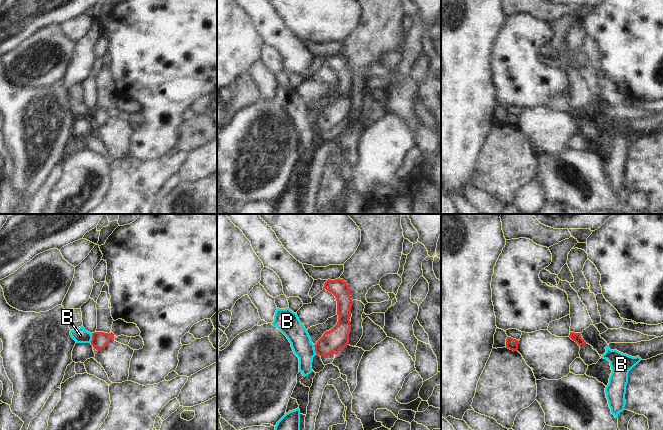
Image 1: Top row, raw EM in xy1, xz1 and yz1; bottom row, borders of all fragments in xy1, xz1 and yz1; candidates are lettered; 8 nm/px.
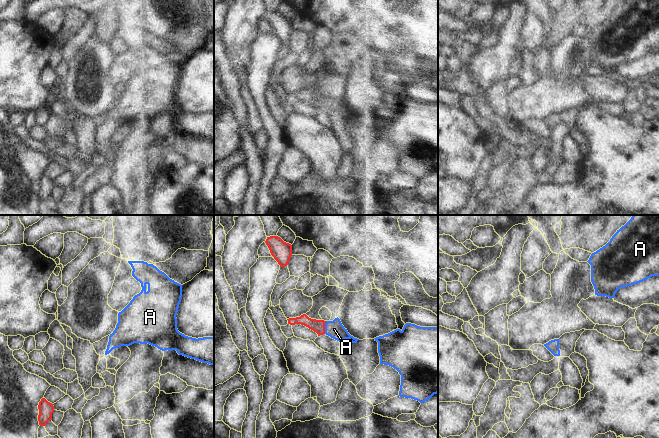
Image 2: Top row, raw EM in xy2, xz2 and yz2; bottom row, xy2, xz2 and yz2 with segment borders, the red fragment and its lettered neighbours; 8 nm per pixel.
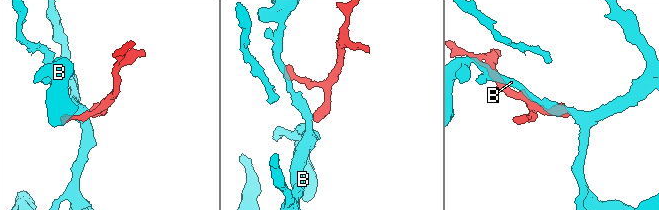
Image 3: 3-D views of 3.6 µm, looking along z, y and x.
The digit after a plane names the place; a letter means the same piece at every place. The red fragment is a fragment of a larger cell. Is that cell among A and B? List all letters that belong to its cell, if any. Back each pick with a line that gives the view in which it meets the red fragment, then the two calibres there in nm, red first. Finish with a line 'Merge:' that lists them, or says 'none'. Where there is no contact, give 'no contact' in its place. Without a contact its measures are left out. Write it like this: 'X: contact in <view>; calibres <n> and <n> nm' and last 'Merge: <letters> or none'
A: contact in xz2; calibres 110 and 140 nm
Merge: A

